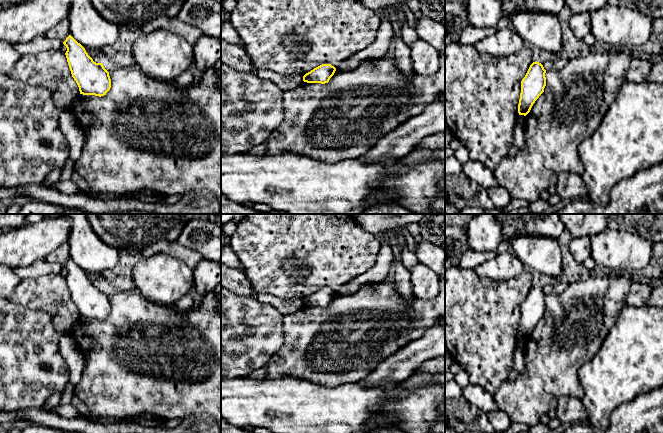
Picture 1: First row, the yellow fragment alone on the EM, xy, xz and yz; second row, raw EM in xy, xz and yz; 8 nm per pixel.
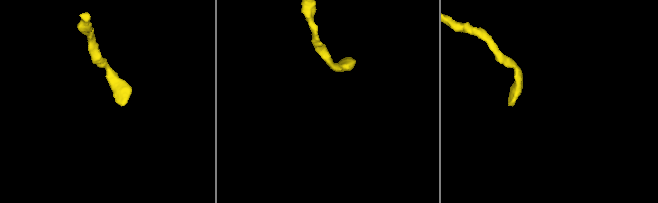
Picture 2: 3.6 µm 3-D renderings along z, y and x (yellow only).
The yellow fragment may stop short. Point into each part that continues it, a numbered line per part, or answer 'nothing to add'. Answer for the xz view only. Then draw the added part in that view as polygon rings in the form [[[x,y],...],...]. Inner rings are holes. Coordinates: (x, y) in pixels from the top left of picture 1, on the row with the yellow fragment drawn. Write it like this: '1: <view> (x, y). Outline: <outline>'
nothing to add

